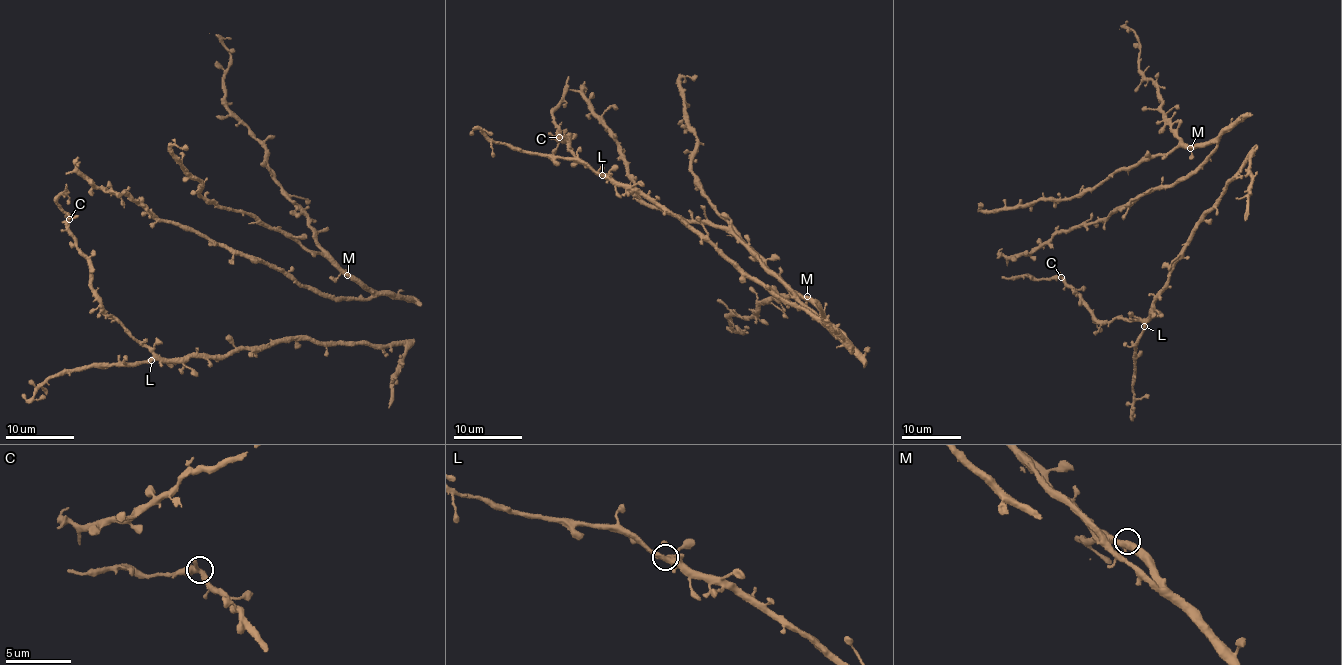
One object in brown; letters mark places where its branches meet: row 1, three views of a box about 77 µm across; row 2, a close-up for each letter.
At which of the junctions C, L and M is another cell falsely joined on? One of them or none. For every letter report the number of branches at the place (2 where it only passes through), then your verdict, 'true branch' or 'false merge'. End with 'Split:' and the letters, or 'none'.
C: branches 4; true branch
L: branches 4; true branch
M: branches 4; true branch
Split: none

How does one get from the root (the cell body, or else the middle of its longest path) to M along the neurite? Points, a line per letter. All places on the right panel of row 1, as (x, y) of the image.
M: (1047, 240), (1057, 233), (1100, 222), (1137, 196), (1184, 179), (1199, 169), (1217, 143), (1190, 148)

